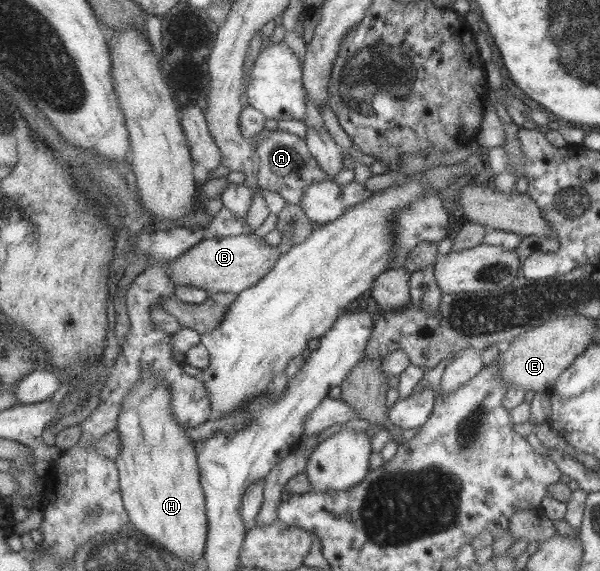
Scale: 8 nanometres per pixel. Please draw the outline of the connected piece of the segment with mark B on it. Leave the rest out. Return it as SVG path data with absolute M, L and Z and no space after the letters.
M254 234L219 237L207 235L197 242L193 249L162 266L174 286L193 286L208 294L233 292L237 296L243 290L257 285L275 265L279 256L280 252L276 246L267 245L263 237Z

